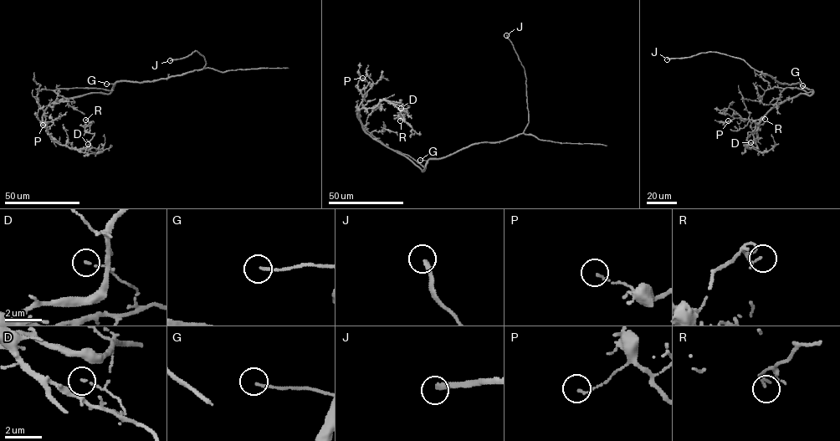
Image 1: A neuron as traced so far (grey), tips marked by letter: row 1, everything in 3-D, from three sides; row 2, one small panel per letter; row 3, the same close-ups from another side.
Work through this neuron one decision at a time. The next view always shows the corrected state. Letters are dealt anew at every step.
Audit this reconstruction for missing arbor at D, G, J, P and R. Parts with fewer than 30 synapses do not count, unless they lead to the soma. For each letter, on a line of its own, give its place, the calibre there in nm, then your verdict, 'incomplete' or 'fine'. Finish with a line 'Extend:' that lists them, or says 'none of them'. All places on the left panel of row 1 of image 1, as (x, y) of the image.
D: place (88, 144); calibre 110 nm; fine
G: place (106, 84); calibre 140 nm; incomplete
J: place (170, 60); calibre 260 nm; incomplete
P: place (43, 125); calibre 120 nm; fine
R: place (85, 120); calibre 110 nm; fine
Extend: G, J

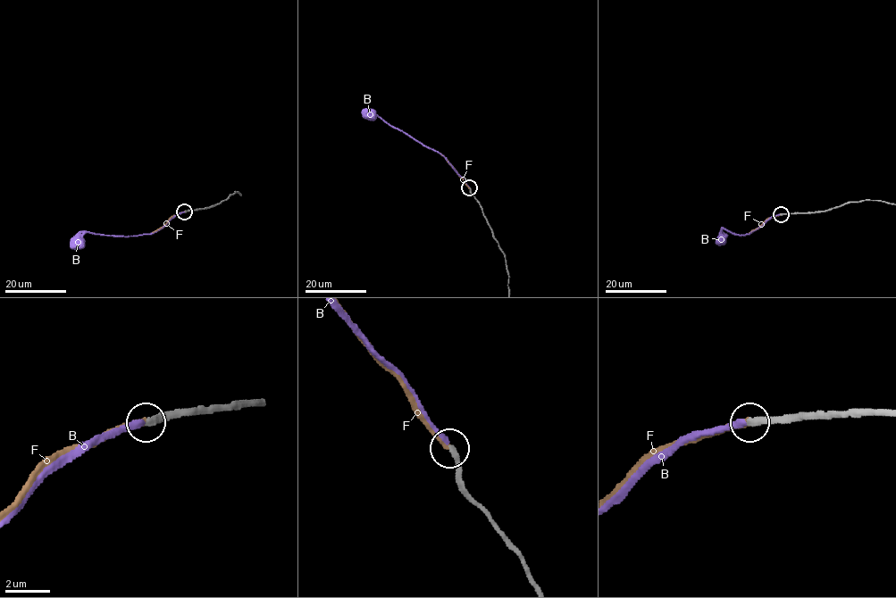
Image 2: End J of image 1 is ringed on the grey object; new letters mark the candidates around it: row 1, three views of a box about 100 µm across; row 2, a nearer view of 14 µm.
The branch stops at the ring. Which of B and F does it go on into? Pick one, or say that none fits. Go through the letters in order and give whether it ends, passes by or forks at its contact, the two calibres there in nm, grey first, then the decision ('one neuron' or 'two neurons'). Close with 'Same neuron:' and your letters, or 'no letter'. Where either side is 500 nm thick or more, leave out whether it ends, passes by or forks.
B: it ends; calibres 260 and 240 nm; two neurons
F: it ends; calibres 280 and 240 nm; one neuron
Same neuron: F

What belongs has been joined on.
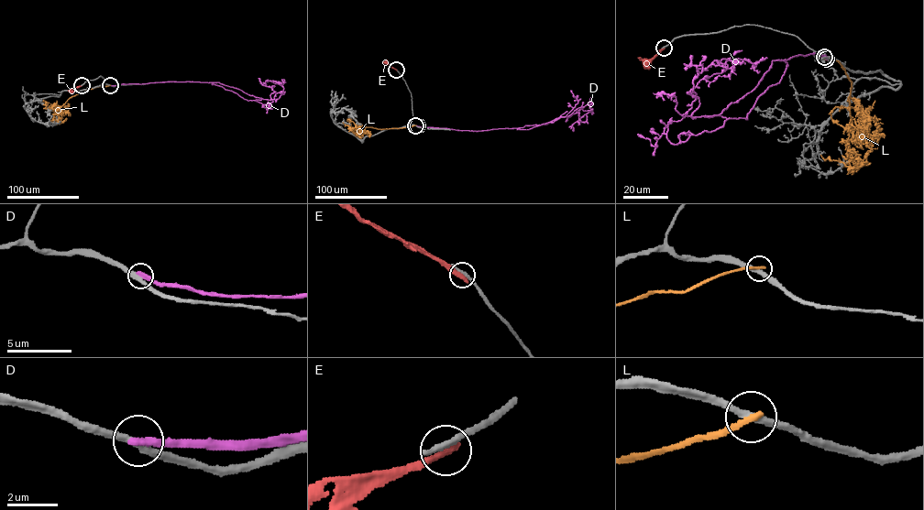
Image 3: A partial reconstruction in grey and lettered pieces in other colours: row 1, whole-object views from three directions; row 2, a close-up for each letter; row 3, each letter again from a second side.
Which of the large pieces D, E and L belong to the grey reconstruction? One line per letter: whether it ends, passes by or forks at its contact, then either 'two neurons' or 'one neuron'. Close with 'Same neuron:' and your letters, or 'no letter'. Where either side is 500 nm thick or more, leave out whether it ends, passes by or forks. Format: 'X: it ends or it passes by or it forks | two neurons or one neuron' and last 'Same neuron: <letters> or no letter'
D: it ends | two neurons
E: it ends | two neurons
L: it ends | two neurons
Same neuron: no letter

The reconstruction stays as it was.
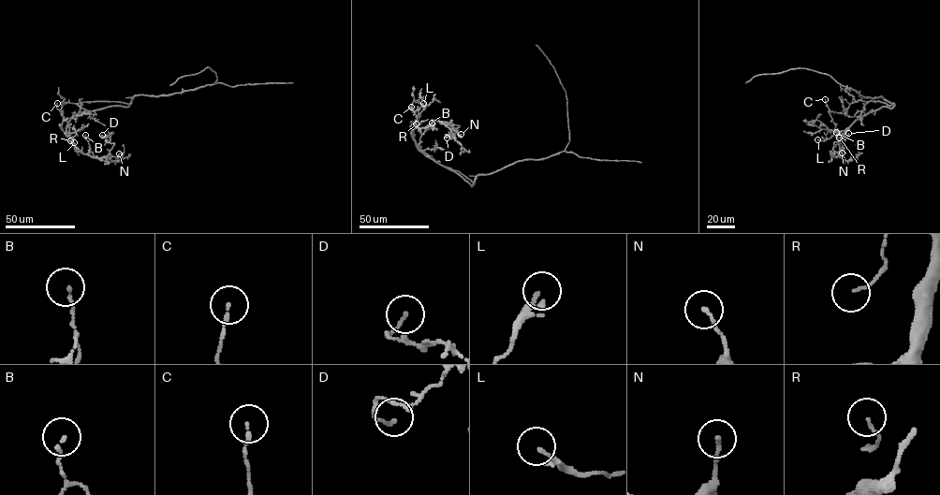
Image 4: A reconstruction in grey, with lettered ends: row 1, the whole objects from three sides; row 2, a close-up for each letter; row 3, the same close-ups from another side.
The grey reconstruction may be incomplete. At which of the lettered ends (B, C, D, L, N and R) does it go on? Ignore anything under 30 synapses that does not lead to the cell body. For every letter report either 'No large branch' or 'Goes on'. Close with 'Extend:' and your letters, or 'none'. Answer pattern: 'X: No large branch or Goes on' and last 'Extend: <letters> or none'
B: No large branch
C: No large branch
D: No large branch
L: No large branch
N: No large branch
R: No large branch
Extend: none

